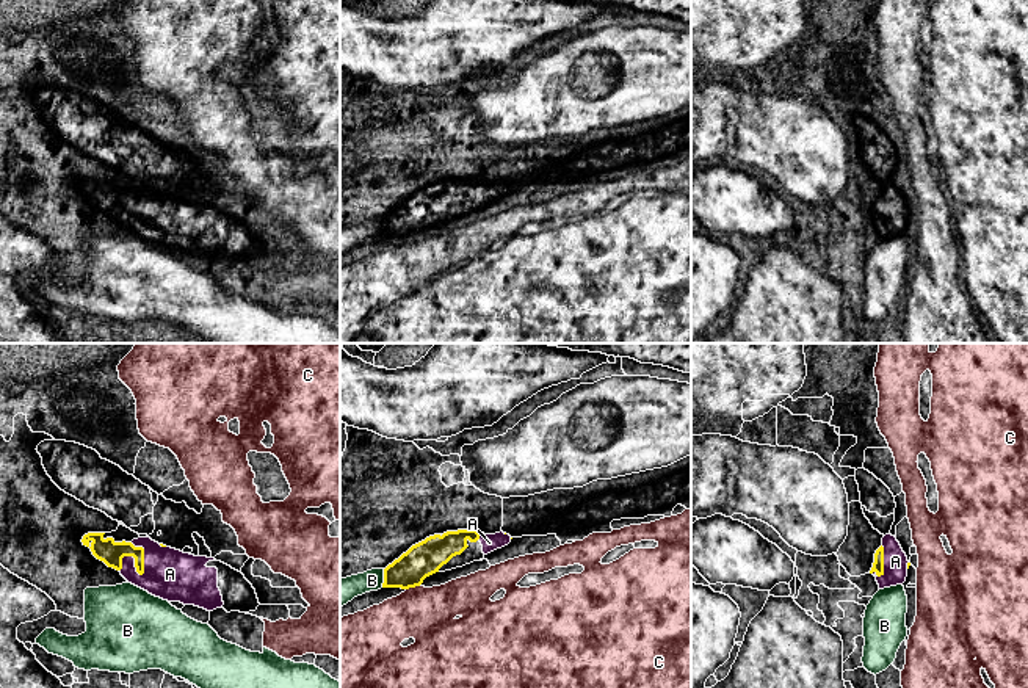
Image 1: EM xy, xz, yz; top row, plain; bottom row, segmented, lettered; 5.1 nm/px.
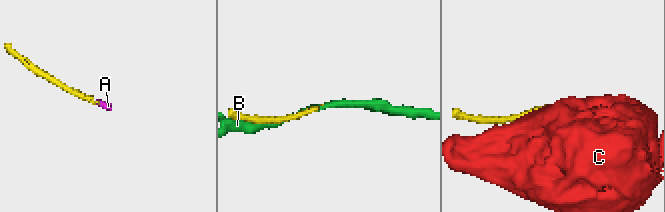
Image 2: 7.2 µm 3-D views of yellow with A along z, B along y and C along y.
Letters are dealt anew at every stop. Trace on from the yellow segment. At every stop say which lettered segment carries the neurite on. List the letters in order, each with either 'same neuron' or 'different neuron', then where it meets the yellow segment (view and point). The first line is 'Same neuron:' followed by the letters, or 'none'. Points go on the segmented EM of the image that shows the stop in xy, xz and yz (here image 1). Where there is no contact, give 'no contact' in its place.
Same neuron: A
A: same neuron; contact xy (137, 569)
B: different neuron; contact xz (384, 579)
C: different neuron; contact xz (412, 586)

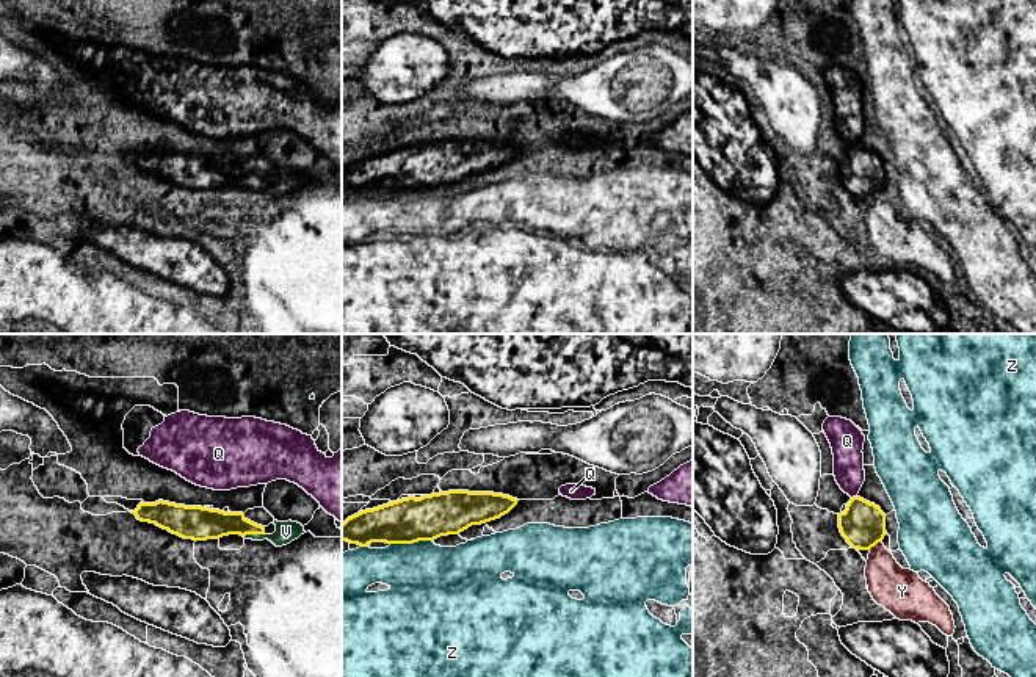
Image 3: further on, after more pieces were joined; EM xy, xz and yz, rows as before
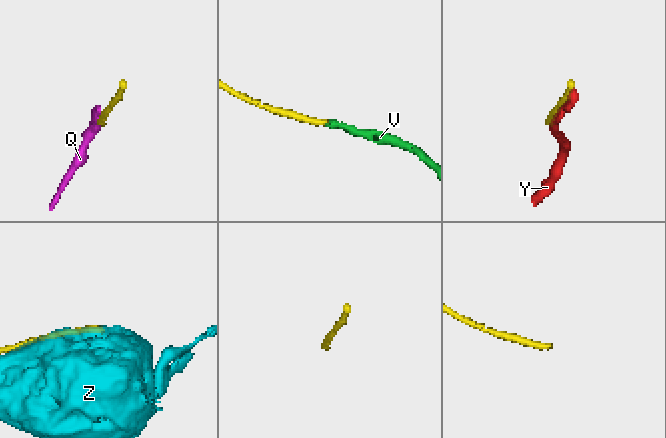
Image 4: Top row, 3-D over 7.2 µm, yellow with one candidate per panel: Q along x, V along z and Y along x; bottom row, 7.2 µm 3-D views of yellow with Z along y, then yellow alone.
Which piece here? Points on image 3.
Same neuron: V
Q: different neuron; contact yz (853, 497)
V: same neuron; contact xy (253, 533)
Y: different neuron; contact yz (875, 544)
Z: different neuron; contact xz (411, 543)

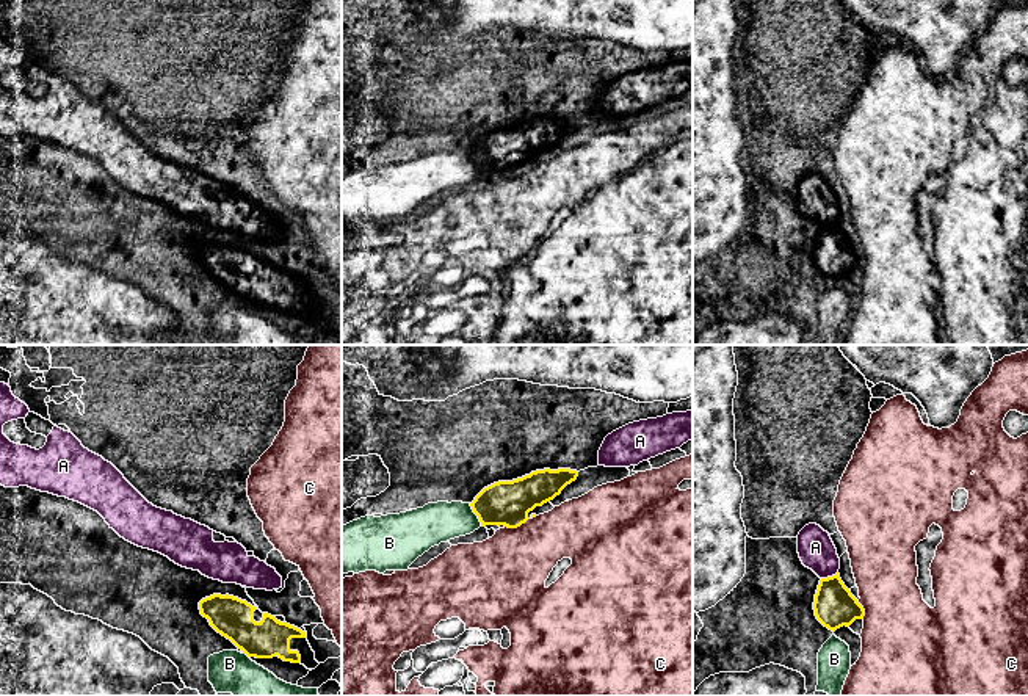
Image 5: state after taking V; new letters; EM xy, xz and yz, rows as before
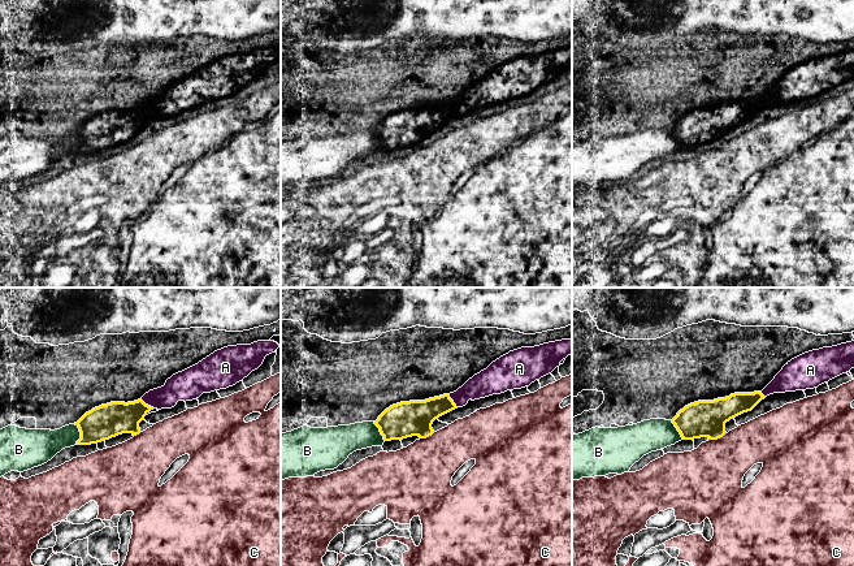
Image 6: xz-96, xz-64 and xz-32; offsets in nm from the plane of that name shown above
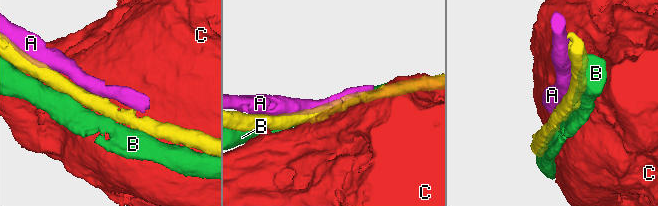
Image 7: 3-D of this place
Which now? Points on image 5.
Same neuron: none
A: different neuron; contact yz (829, 577)
B: different neuron; contact xz (475, 513)
C: different neuron; contact xz (516, 527)

